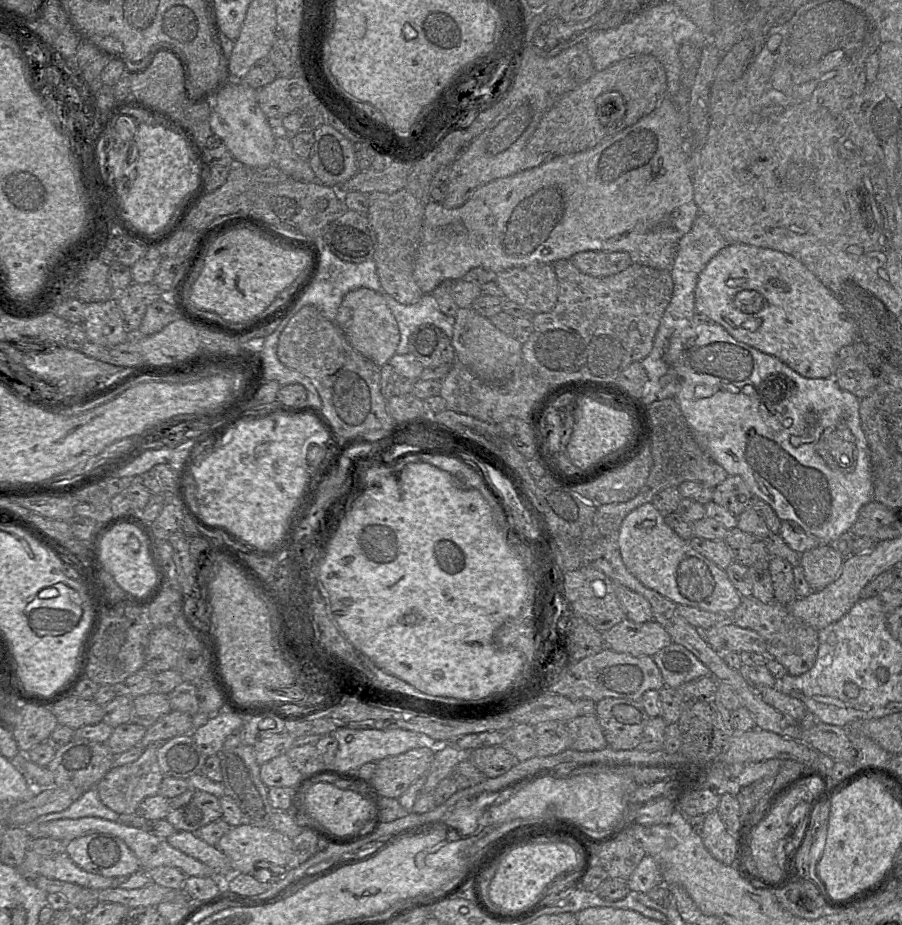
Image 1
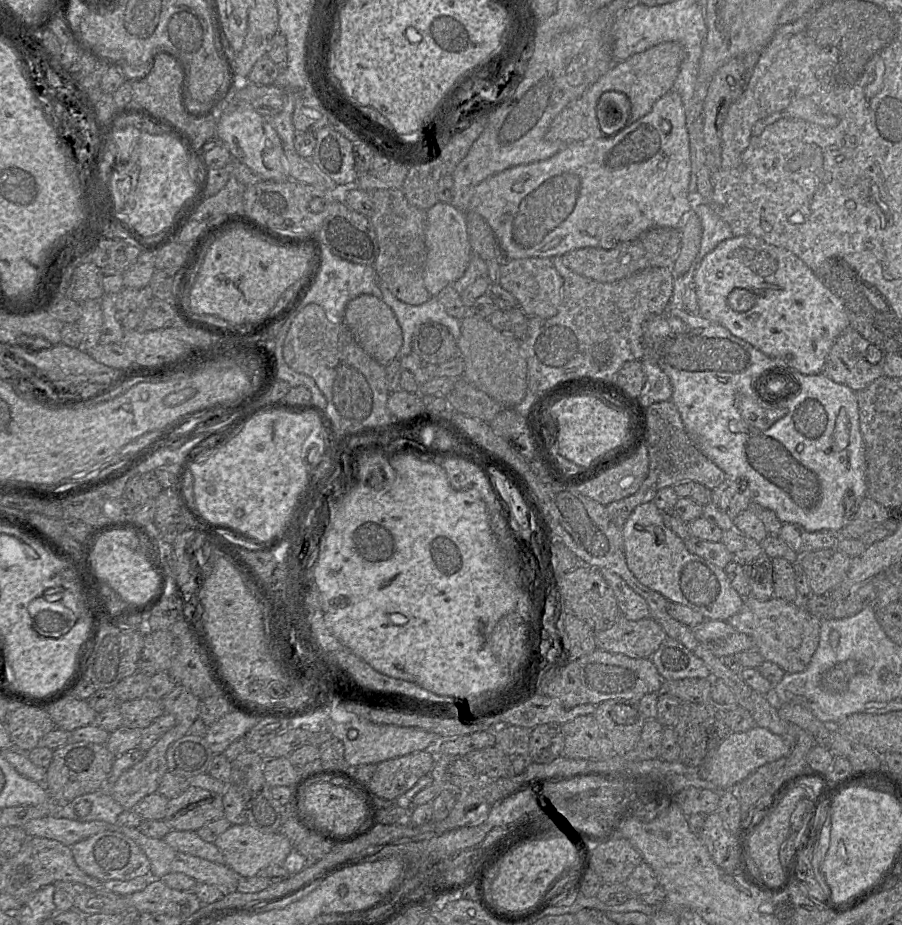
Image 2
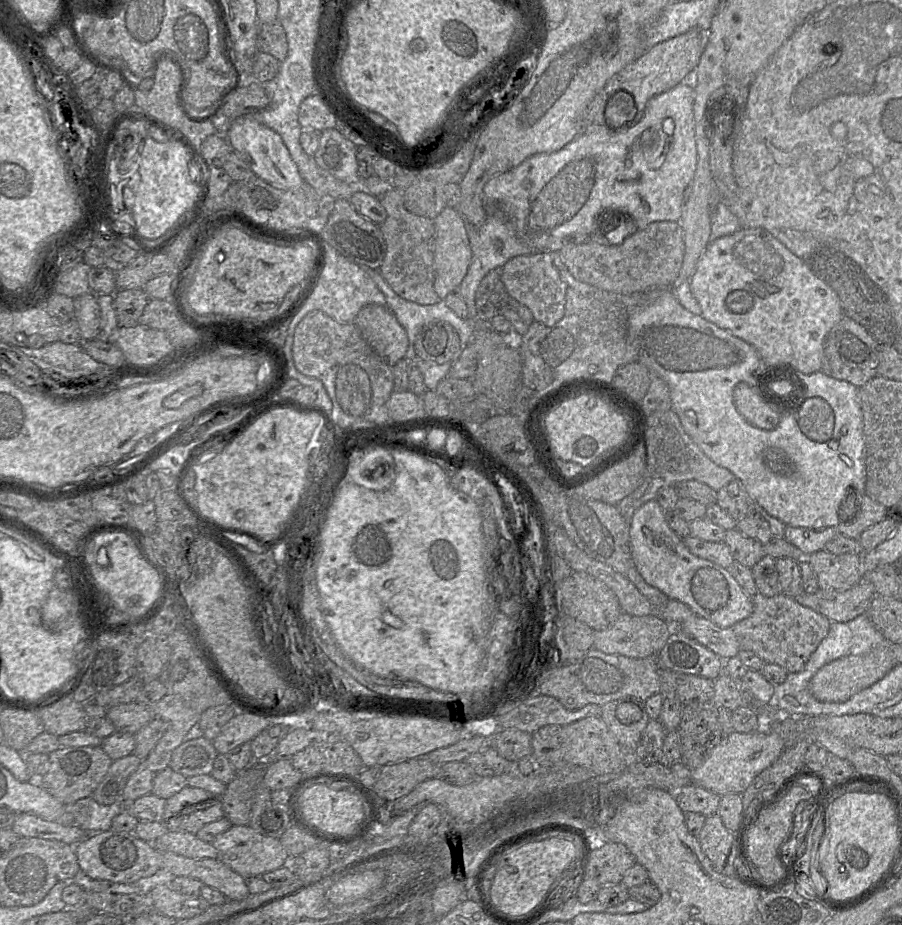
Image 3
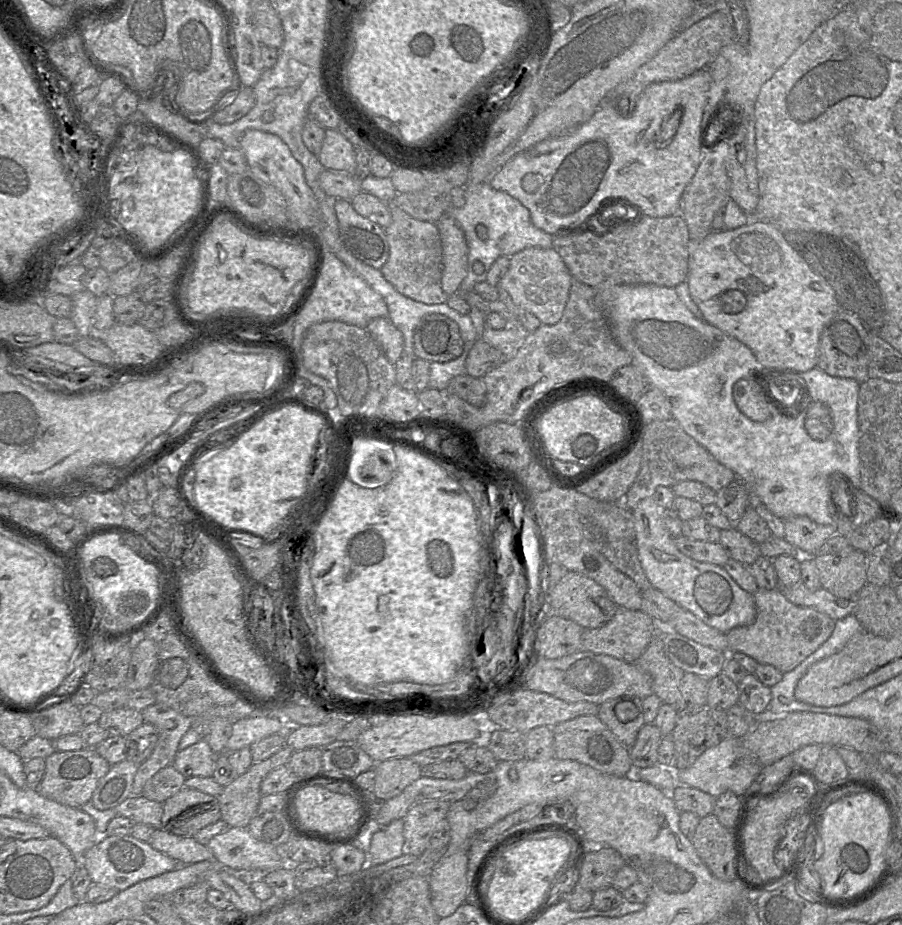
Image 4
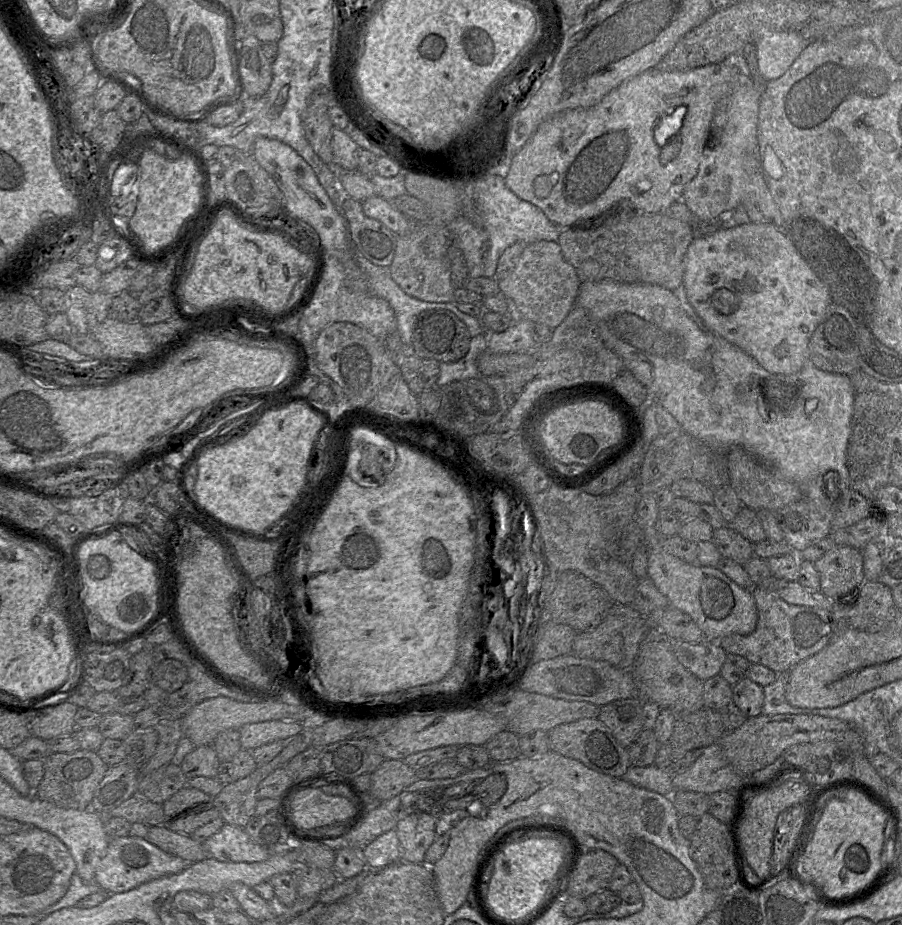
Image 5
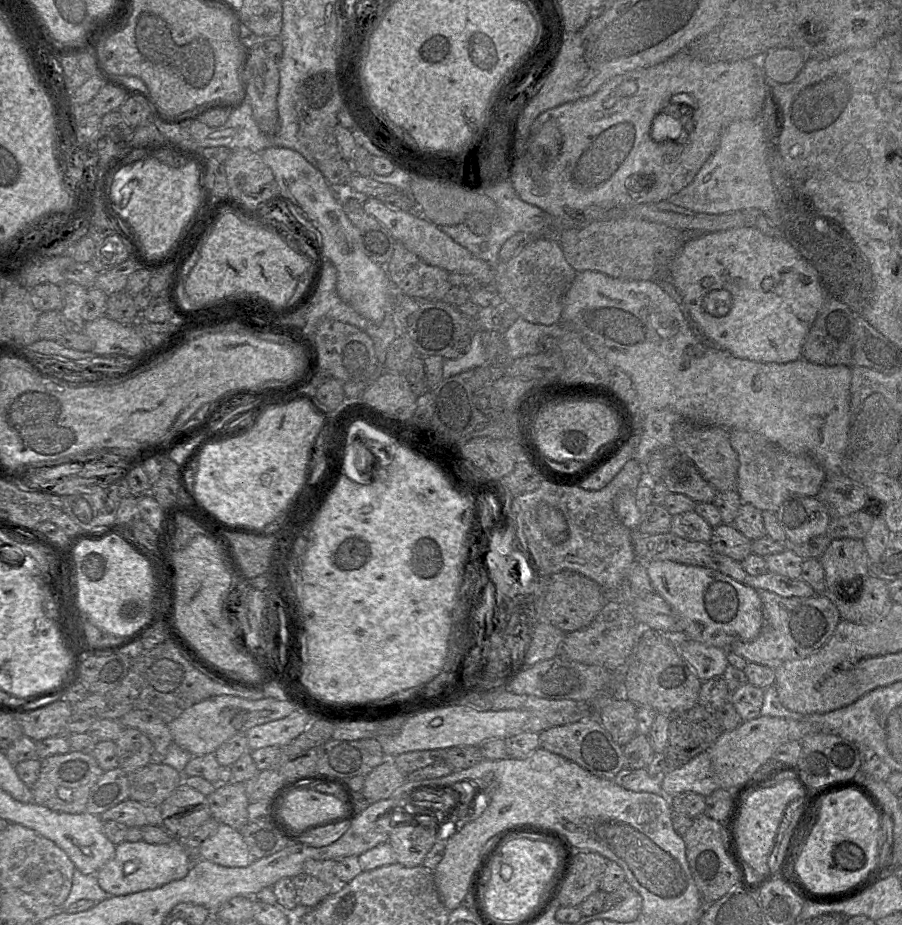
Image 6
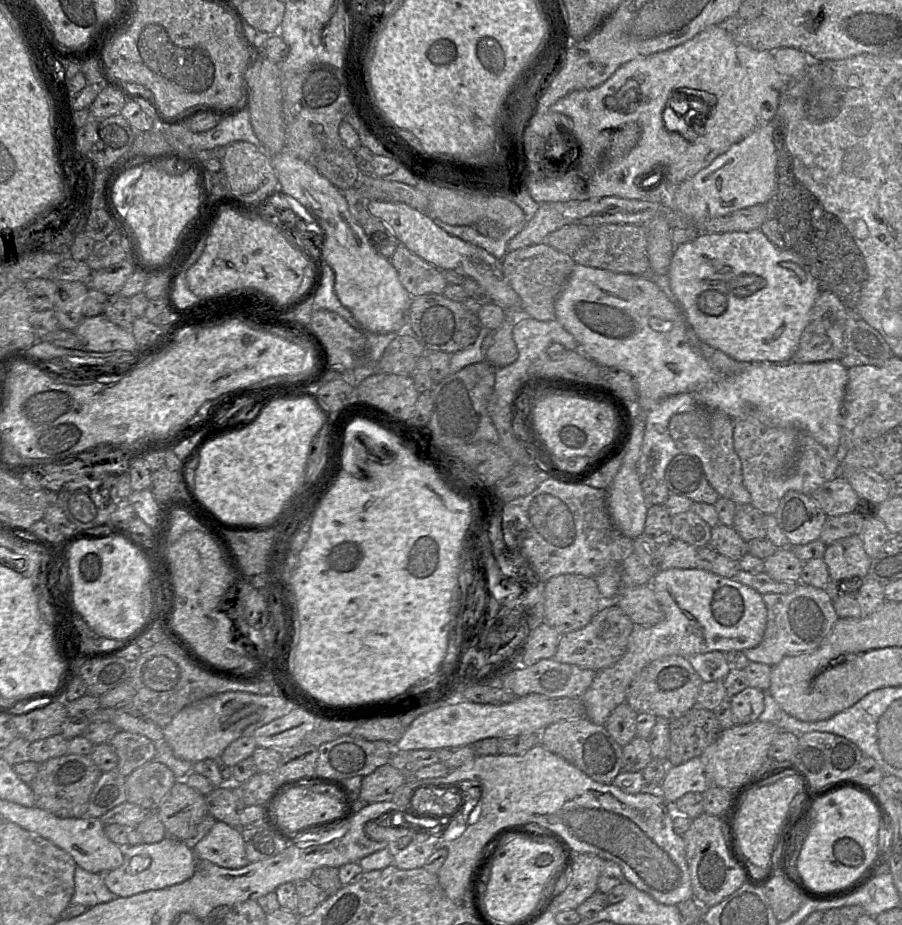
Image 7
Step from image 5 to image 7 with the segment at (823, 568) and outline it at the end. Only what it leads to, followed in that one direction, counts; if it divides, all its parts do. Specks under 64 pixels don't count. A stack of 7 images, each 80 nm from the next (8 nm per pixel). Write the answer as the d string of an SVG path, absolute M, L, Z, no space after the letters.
M861 535L842 538L828 545L823 557L830 580L843 581L859 576L866 578L871 557L866 553Z

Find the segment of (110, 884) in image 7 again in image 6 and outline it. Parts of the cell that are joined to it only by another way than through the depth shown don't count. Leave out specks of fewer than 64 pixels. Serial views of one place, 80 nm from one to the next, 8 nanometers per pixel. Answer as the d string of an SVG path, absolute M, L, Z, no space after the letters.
M143 839L116 845L114 856L95 874L100 887L113 896L136 893L161 887L184 878L192 866L192 855L182 841L171 840L166 844L151 844Z

